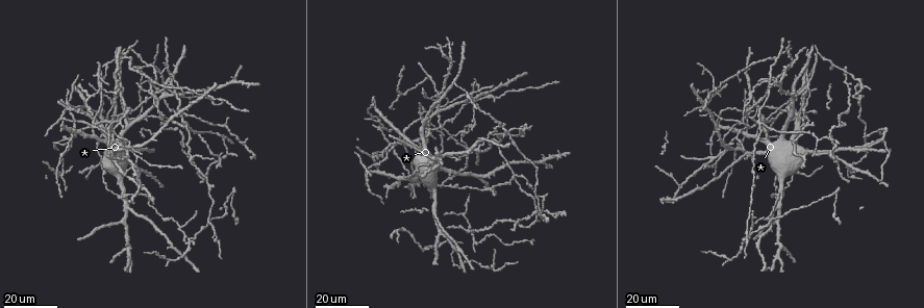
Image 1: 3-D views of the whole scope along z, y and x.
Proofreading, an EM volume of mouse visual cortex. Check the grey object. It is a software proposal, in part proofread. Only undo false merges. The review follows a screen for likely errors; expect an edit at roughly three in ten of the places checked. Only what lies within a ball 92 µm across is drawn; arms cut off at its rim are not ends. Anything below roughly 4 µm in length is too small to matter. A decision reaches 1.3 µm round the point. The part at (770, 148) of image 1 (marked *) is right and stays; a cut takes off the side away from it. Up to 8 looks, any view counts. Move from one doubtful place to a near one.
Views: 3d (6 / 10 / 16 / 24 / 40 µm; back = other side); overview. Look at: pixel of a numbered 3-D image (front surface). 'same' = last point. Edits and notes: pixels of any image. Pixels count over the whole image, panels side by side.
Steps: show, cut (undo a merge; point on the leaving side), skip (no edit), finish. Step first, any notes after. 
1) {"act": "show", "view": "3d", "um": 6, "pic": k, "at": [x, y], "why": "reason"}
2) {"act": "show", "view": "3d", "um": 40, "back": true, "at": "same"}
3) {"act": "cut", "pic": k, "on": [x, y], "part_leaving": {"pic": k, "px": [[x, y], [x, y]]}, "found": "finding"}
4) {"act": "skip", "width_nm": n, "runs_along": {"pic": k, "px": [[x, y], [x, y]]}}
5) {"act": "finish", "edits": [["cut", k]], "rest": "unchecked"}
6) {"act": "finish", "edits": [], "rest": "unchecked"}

{"act": "show", "view": "3d", "um": 24, "pic": 1, "at": [437, 130], "why": "looks like a crossing"}

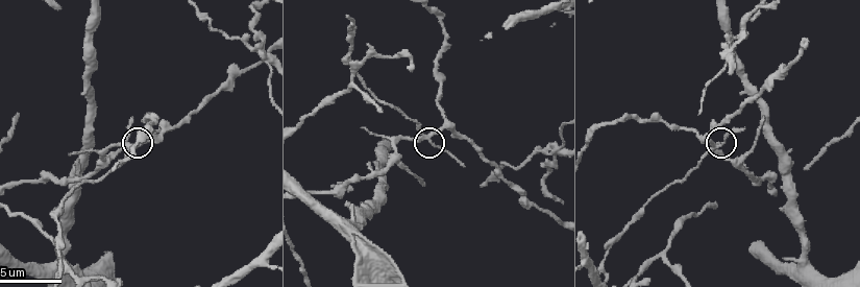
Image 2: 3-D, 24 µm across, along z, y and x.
{"act": "show", "view": "3d", "um": 6, "pic": 2, "at": [714, 145]}

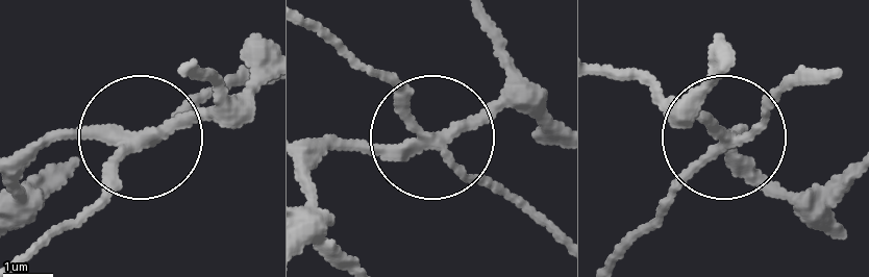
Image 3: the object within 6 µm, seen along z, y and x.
{"act": "cut", "pic": 3, "on": [103, 182], "arms": 4, "part_leaving": {"pic": 3, "px": [[140, 148], [19, 256]]}, "found": "two neurons meet here"}

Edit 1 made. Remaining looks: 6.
{"act": "show", "view": "3d", "um": 24, "pic": 1, "at": [67, 143], "why": "three-way junction"}

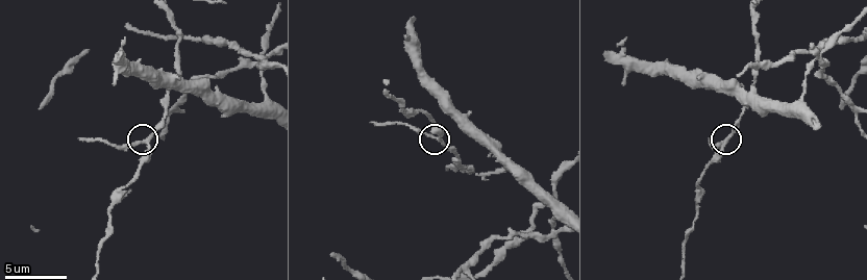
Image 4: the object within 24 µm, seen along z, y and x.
{"act": "show", "view": "3d", "um": 6, "pic": 4, "at": [437, 139], "why": "closer look"}

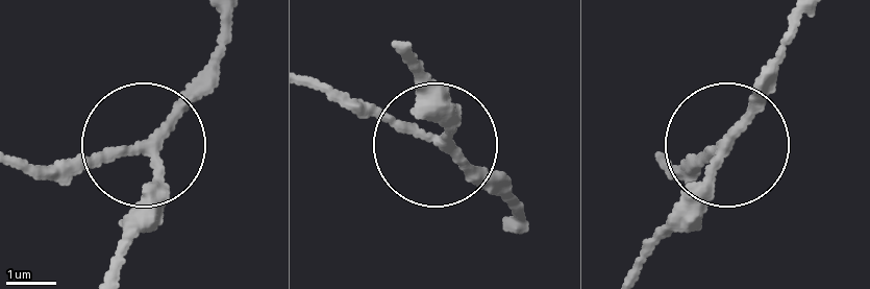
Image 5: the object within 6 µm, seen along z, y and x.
{"act": "skip", "runs_along": {"pic": 5, "px": [[229, 26], [196, 89], [133, 147], [22, 163]]}, "found": "all the same neuron"}

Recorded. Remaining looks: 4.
{"act": "show", "view": "3d", "um": 6, "pic": 4, "at": [558, 229], "why": "four arms meet"}

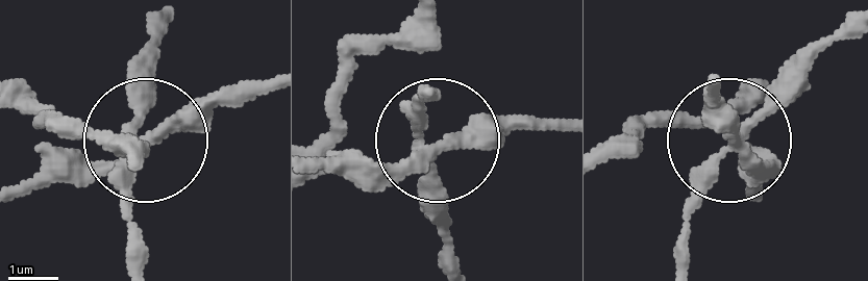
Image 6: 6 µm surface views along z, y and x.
{"act": "show", "view": "3d", "um": 6, "back": true, "pic": 6, "at": [442, 146]}

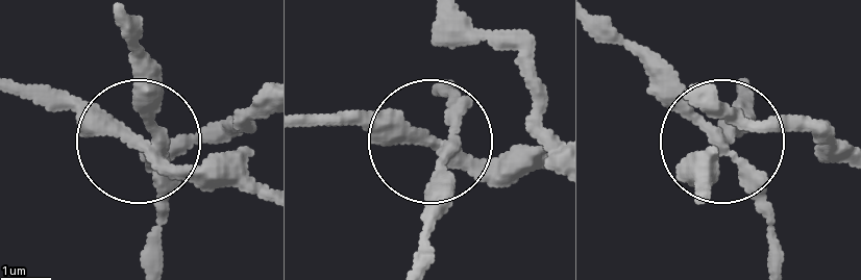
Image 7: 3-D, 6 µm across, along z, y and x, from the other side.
{"act": "skip", "runs_along": {"pic": 7, "px": [[150, 262], [163, 200], [150, 150], [30, 101]]}, "found": "continuous, no second neuron"}

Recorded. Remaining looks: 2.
{"act": "show", "view": "3d", "um": 16, "pic": 1, "at": [452, 62], "why": "looks like a crossing"}

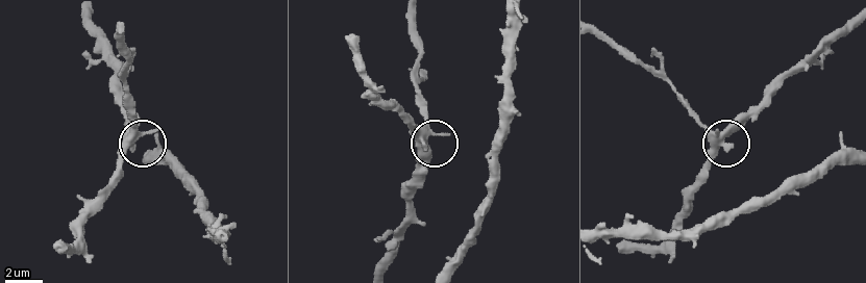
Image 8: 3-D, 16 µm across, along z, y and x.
{"act": "show", "view": "3d", "um": 6, "pic": 8, "at": [713, 134]}

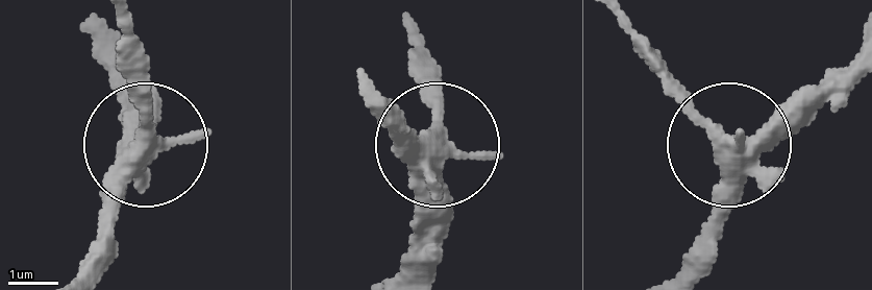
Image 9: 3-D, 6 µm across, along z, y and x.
{"act": "skip", "width_nm": 360, "runs_along": {"pic": 9, "px": [[854, 59], [735, 146], [718, 255]]}, "found": "all the same neuron"}

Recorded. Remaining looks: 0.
{"act": "finish", "edits": [["cut", 3]], "rest": "unchecked"}

